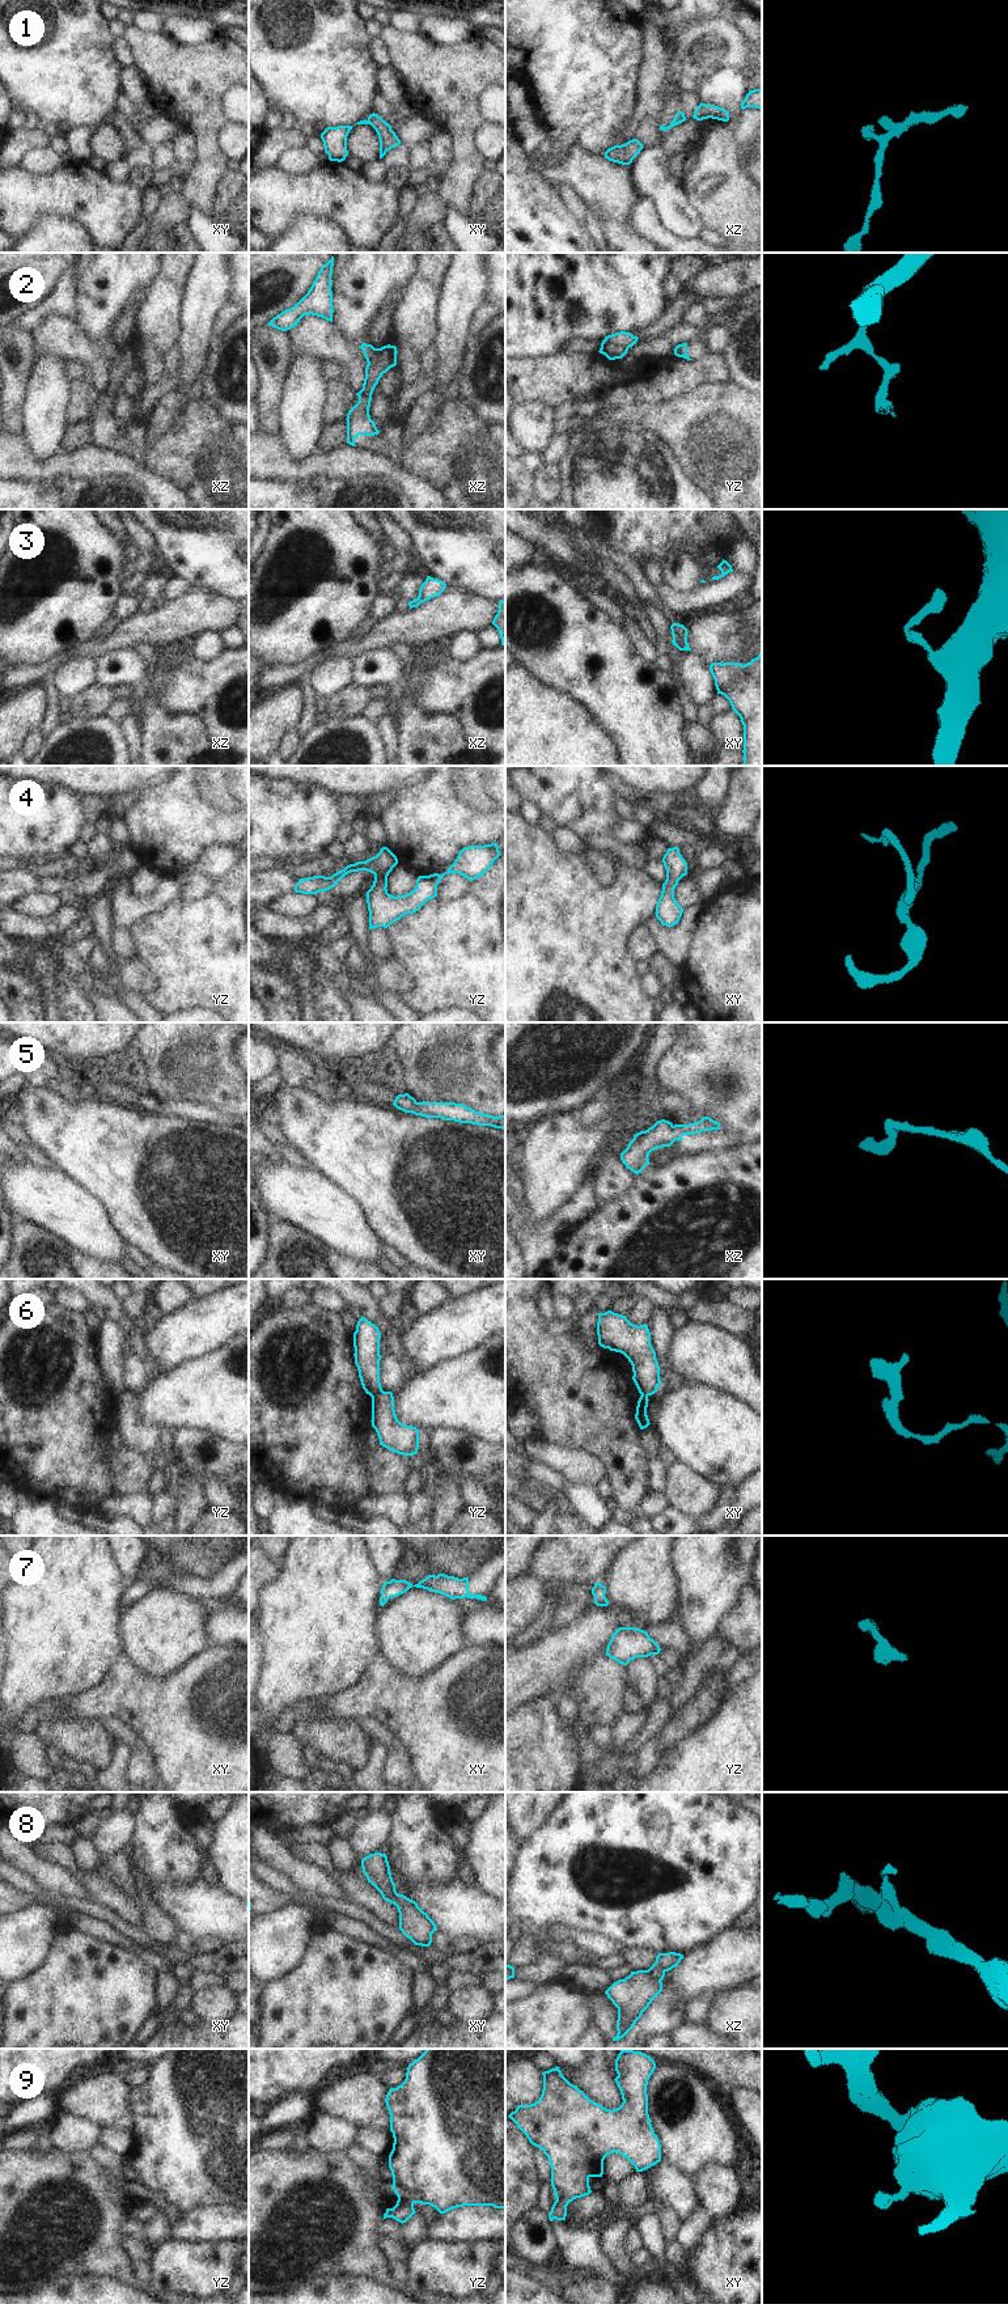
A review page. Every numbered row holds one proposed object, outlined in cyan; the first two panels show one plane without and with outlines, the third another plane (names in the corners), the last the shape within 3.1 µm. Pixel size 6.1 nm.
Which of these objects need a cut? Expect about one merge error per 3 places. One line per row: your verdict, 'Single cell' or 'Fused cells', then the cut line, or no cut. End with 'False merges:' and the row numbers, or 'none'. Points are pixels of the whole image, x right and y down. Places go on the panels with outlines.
1: Single cell. No split
2: Fused cells. Split along yz (601, 344), (621, 344), (627, 348)
3: Fused cells. Split along xy (673, 638), (676, 644)
4: Single cell. No split
5: Single cell. No split
6: Fused cells. Split along yz (382, 1390), (372, 1397)
7: Single cell. No split
8: Fused cells. Split along xy (398, 1894), (399, 1914)
9: Single cell. No split
False merges: 2, 3, 6, 8

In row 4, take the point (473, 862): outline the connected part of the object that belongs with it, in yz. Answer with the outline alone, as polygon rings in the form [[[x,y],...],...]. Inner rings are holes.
[[[497,843],[463,847],[445,873],[419,876],[412,891],[394,897],[387,893],[386,888],[387,876],[398,864],[398,859],[387,847],[382,847],[376,856],[350,864],[331,877],[313,876],[298,880],[295,885],[295,891],[317,894],[330,890],[351,872],[370,872],[374,874],[374,881],[365,894],[369,911],[369,929],[377,927],[387,928],[402,916],[419,911],[427,901],[435,898],[437,895],[437,885],[445,874],[458,873],[473,881],[483,876],[500,855]]]

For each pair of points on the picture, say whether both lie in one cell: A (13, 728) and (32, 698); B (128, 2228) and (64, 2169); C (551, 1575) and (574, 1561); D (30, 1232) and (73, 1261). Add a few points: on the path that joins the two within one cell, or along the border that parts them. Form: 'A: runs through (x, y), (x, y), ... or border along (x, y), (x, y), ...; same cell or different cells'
A: runs through (13, 720), (26, 706); same cell
B: border along (126, 2220), (122, 2226), (122, 2233); different cells
C: runs through (557, 1570), (568, 1561); same cell
D: runs through (41, 1242), (59, 1261), (63, 1261); same cell

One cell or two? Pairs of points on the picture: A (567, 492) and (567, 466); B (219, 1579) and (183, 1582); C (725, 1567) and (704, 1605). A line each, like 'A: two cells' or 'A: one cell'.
A: one cell
B: one cell
C: one cell

